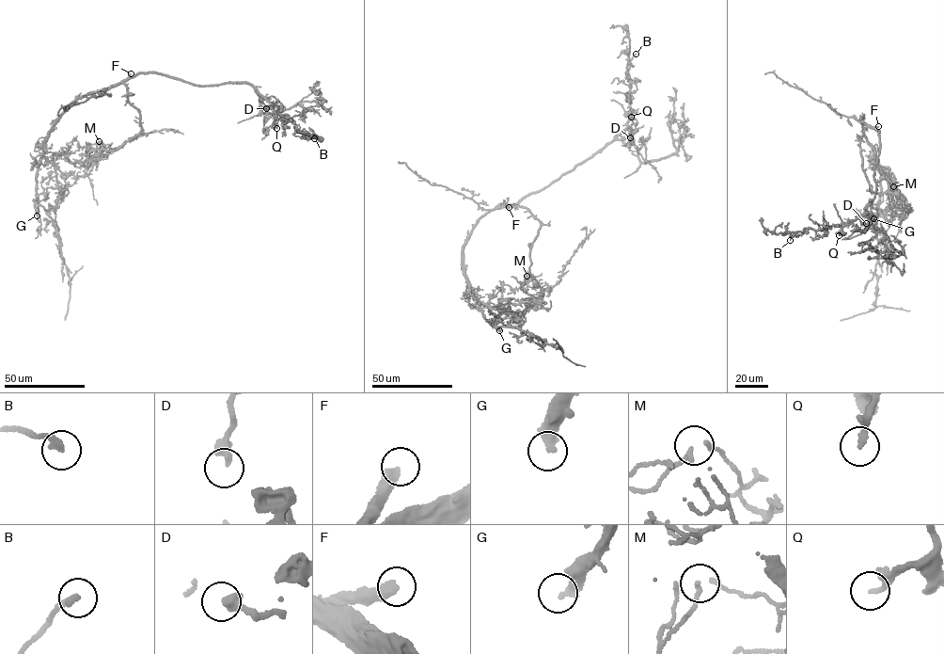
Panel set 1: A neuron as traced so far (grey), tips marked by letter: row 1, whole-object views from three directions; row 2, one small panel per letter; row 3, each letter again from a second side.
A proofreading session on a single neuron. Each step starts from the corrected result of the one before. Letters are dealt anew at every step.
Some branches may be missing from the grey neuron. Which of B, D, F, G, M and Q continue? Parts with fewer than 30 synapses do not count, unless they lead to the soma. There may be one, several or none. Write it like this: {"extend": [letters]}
{"extend": ["F", "G", "Q"]}

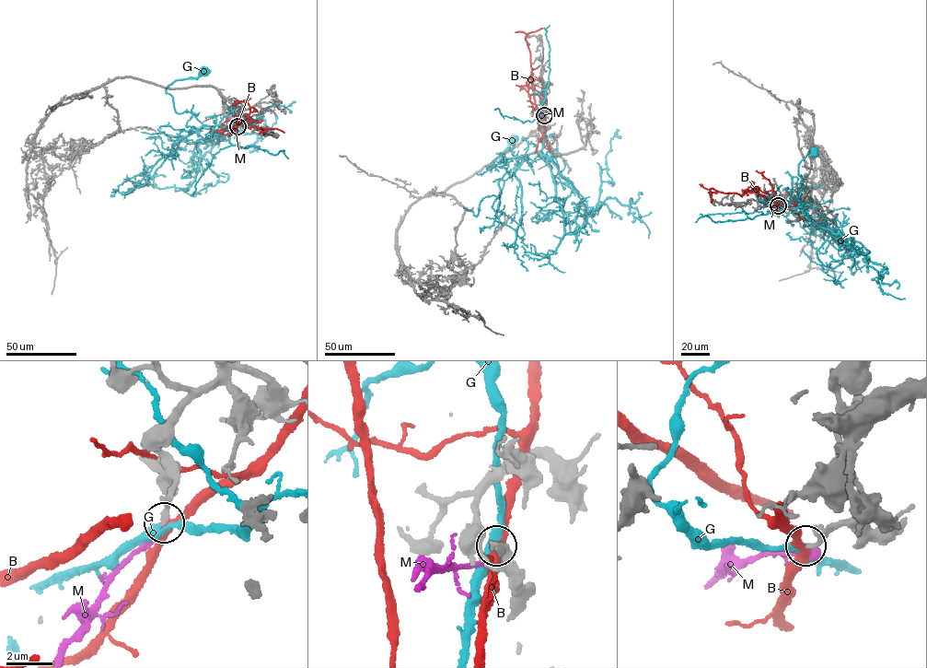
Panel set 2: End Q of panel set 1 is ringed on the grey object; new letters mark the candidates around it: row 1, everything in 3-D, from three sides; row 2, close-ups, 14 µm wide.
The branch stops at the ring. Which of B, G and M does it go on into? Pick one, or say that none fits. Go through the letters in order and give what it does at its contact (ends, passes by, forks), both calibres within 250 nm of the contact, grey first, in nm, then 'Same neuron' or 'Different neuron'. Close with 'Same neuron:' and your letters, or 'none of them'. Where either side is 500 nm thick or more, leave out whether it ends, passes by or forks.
B: It passes by. Thickness 160 nm (grey) against 320 nm. Different neuron
G: It passes by. Thickness 150 nm (grey) against 360 nm. Different neuron
M: It ends there. Thickness 320 nm (grey) against 380 nm. Different neuron
Same neuron: none of them

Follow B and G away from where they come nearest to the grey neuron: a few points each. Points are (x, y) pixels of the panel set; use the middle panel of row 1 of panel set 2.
B: (544, 115), (542, 132), (533, 97), (530, 52), (525, 39), (527, 33), (542, 28)
G: (544, 115), (541, 149), (499, 162), (495, 160), (489, 168), (491, 171), (493, 160), (513, 140)

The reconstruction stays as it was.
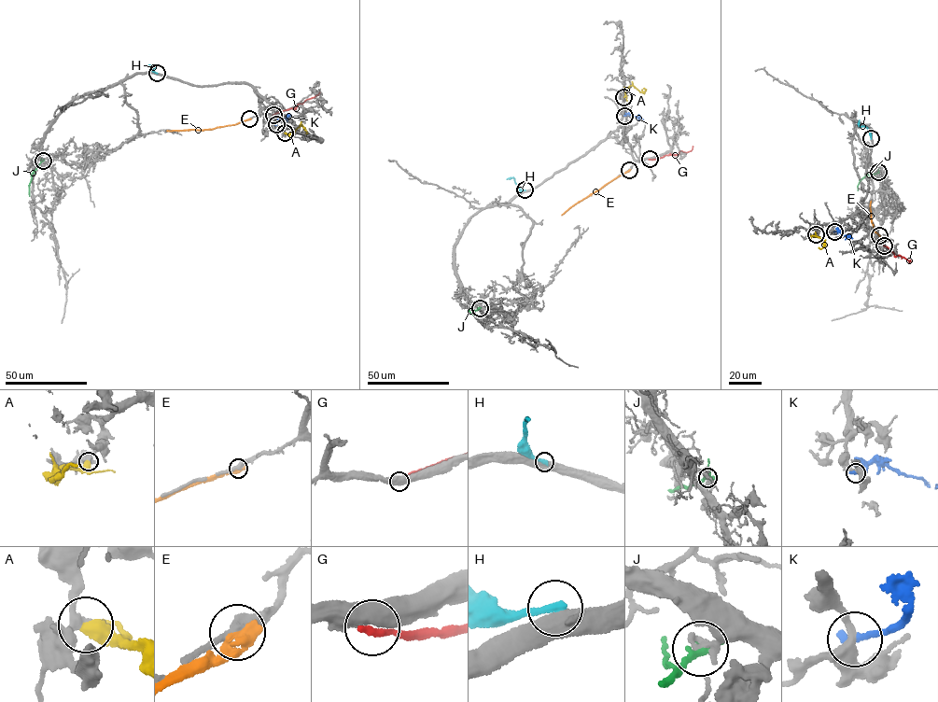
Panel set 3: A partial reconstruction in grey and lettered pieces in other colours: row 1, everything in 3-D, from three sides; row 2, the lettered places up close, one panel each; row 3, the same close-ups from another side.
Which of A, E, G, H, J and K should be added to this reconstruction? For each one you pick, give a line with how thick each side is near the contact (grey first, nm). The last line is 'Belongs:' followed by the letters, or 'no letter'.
A: 280 nm thick on the grey side, 550 nm on the other
Belongs: A

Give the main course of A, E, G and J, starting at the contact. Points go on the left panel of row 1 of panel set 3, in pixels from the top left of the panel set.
A: (285, 133), (292, 134), (300, 125), (305, 133)
E: (249, 119), (211, 130), (166, 131)
G: (273, 115), (296, 108), (319, 92)
J: (42, 161), (33, 172), (29, 196)

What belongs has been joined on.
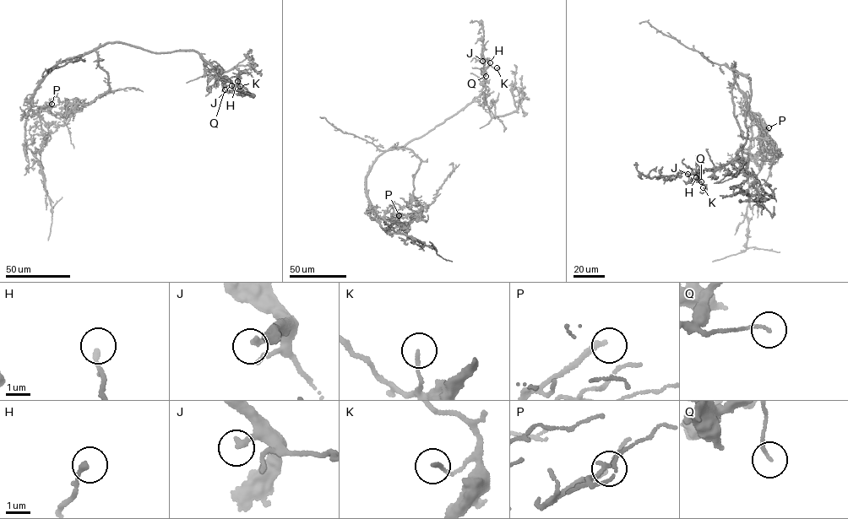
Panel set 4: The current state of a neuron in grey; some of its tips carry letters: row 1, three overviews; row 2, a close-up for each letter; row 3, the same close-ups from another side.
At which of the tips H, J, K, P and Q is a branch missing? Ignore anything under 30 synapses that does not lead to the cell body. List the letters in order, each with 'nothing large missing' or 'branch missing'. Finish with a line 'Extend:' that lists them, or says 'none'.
H: nothing large missing
J: branch missing
K: nothing large missing
P: branch missing
Q: nothing large missing
Extend: J, P

